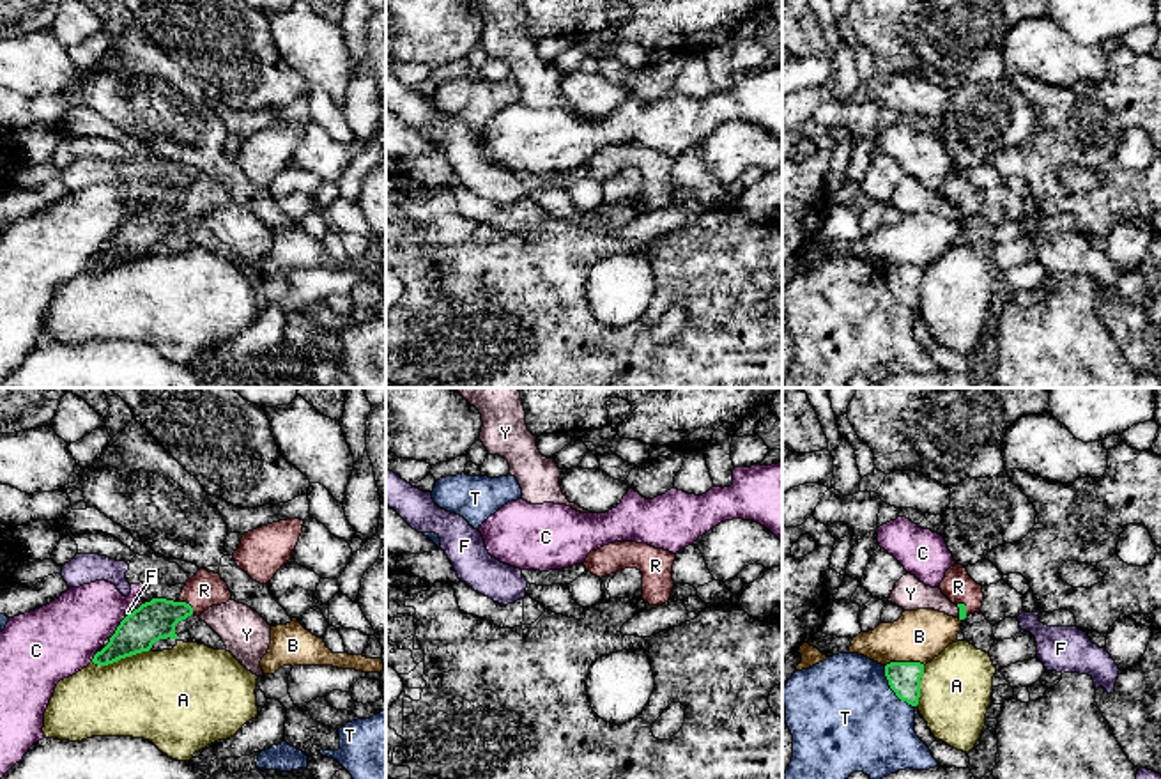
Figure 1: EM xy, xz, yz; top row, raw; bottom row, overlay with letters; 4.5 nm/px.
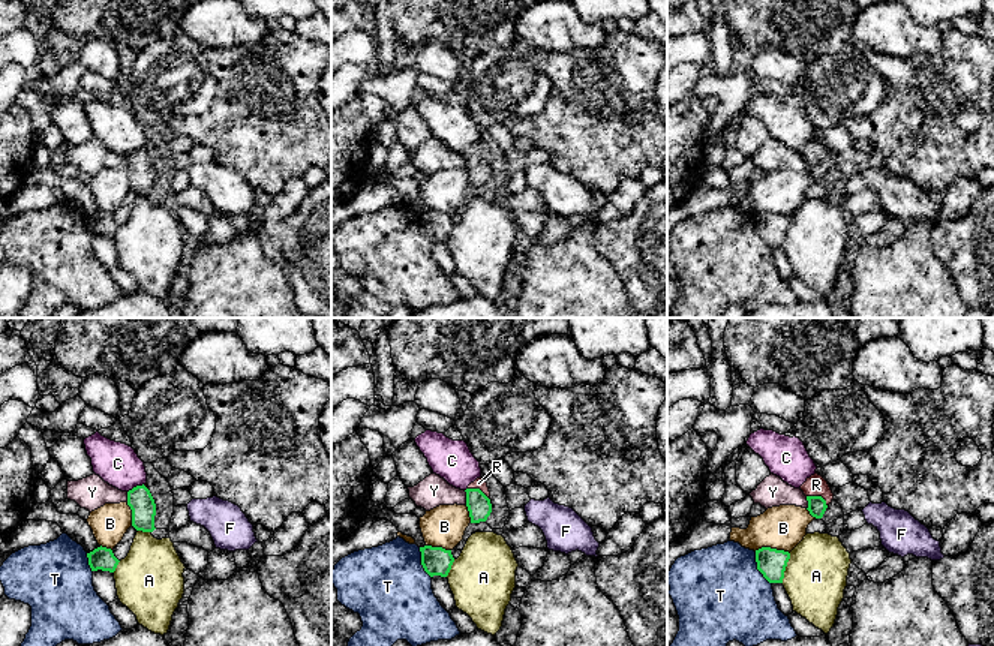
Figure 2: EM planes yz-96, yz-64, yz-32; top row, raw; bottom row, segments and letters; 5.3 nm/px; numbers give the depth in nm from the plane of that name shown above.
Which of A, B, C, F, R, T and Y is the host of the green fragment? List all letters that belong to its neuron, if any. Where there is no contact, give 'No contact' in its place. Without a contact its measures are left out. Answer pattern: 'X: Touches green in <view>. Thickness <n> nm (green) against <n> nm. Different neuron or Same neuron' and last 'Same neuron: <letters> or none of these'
A: Touches green in xy. Thickness 180 nm (green) against 420 nm. Different neuron
B: Touches green in yz. Thickness 140 nm (green) against 240 nm. Different neuron
C: Touches green in xy. Thickness 180 nm (green) against 320 nm. Different neuron
F: Touches green in xy. Thickness 180 nm (green) against 20 nm. Different neuron
R: Touches green in xy. Thickness 180 nm (green) against 160 nm. Same neuron
T: Touches green in yz. Thickness 140 nm (green) against 500 nm. Different neuron
Y: Touches green in yz. Thickness 30 nm (green) against 150 nm. Different neuron
Same neuron: R

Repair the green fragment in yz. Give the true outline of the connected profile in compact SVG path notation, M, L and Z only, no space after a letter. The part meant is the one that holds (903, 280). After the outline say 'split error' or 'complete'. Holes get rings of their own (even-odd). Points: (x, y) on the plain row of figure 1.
M890 266L885 269L890 292L911 310L919 308L922 278L924 267L920 266Z; complete

